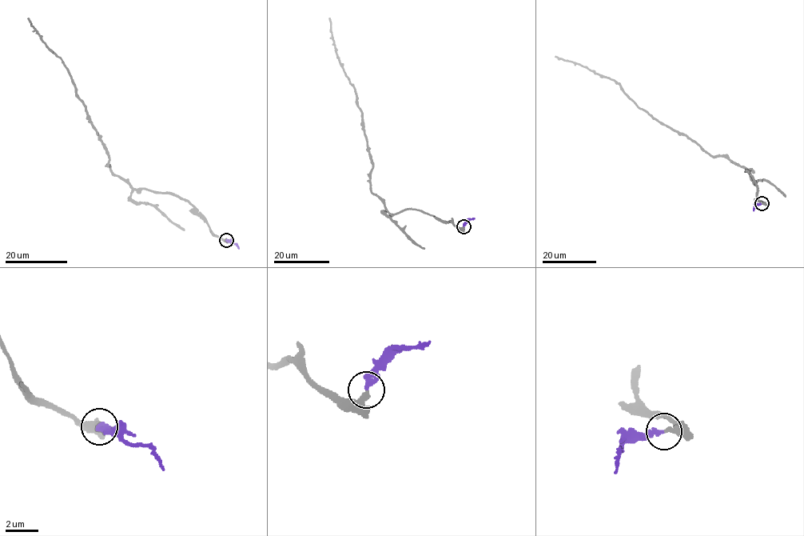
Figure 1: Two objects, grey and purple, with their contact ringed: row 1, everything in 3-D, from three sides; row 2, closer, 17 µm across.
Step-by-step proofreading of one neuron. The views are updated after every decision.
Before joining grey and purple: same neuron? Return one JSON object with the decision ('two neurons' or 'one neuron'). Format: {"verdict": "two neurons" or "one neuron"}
{"verdict": "one neuron"}

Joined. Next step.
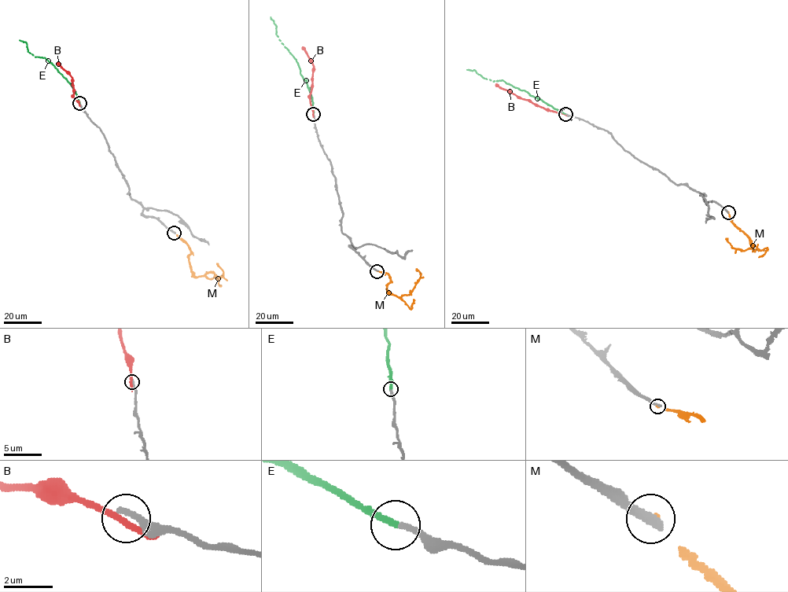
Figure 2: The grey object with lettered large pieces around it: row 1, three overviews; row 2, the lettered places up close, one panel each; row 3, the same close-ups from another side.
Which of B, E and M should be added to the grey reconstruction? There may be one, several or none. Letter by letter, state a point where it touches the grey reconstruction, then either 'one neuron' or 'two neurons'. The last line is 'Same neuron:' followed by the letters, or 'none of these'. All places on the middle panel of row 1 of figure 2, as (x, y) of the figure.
B: (313, 115) | two neurons
E: (313, 114) | one neuron
M: (377, 271) | two neurons
Same neuron: E

